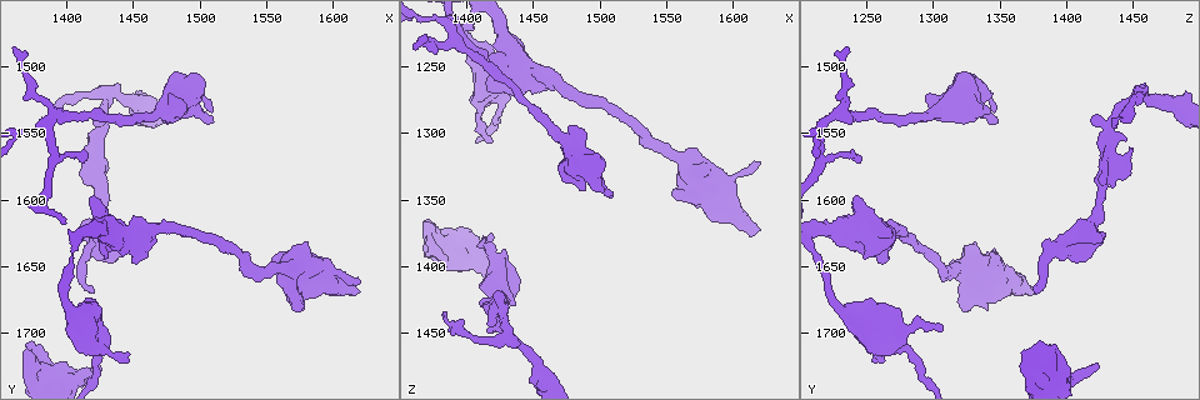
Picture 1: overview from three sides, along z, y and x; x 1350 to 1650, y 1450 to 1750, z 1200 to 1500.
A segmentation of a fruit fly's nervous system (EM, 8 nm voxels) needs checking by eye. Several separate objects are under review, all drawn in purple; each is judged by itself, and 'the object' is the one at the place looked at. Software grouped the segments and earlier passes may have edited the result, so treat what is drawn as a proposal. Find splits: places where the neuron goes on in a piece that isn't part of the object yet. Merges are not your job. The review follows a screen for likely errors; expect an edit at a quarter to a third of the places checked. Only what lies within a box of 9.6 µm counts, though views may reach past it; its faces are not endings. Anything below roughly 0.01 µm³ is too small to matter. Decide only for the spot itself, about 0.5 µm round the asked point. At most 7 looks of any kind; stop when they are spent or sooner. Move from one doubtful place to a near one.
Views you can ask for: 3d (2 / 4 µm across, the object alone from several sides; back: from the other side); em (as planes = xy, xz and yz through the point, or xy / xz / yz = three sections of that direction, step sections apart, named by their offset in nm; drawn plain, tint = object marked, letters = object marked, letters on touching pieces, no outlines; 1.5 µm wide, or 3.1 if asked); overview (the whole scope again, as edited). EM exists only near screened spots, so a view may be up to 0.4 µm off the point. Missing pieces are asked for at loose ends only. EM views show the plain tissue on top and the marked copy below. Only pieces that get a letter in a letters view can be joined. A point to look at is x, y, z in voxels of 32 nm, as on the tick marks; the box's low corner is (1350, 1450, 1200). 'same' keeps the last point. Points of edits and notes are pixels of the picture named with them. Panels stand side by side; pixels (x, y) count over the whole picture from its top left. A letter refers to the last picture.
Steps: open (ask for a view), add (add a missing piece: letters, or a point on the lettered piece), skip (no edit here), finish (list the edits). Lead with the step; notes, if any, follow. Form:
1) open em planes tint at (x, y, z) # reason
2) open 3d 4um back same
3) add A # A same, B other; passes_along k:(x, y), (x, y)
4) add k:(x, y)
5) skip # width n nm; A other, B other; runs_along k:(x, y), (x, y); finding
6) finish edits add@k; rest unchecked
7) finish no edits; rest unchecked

open em planes letters at (1382, 1546, 1436) # thin end

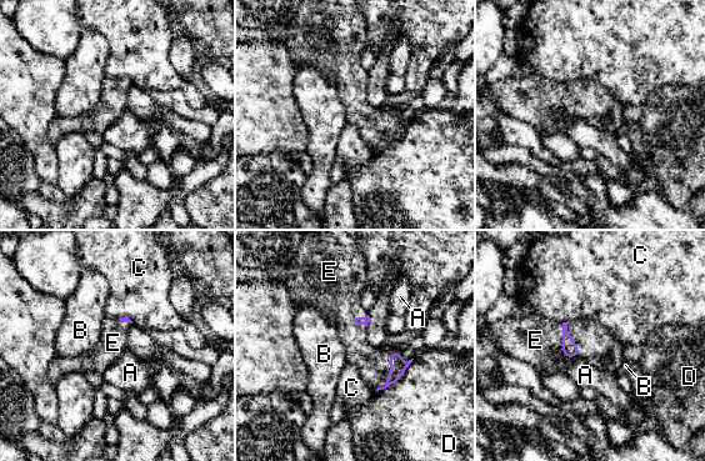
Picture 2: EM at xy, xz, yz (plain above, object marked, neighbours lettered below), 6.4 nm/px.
add E # A other, B other, C other, D other, E same; it goes on there

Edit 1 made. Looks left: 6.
open overview # see it whole again

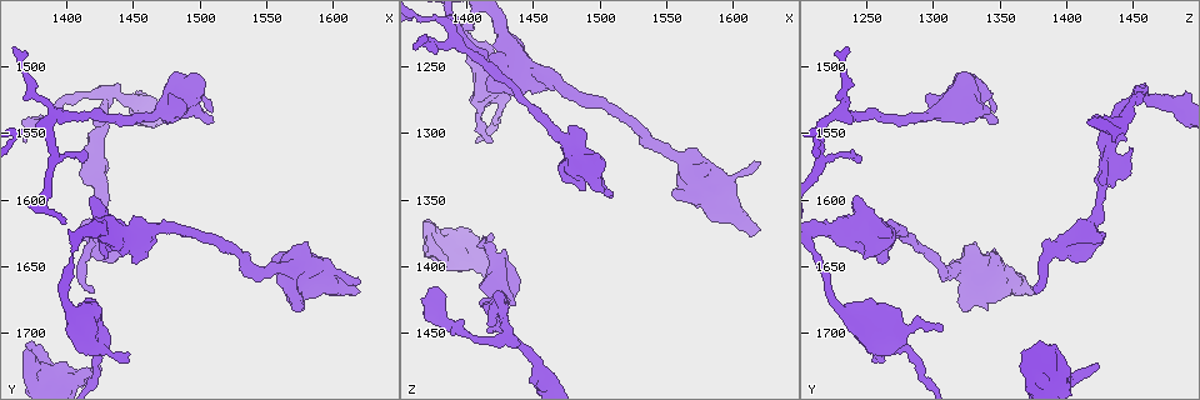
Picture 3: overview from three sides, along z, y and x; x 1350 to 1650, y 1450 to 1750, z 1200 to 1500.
open em xz step 4 tint at (1414, 1568, 1246) # tapers out

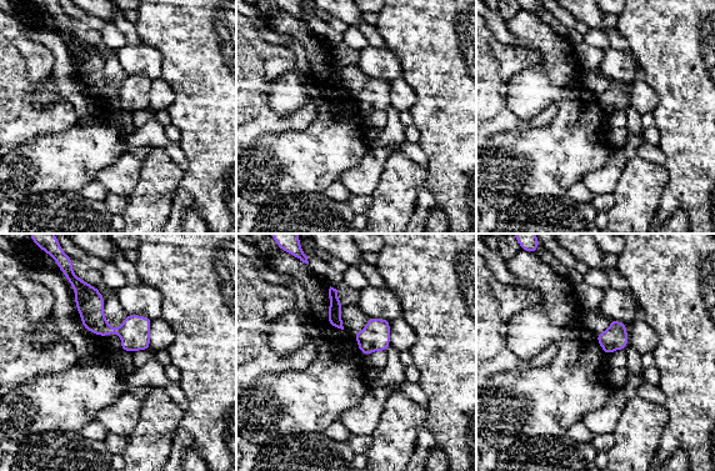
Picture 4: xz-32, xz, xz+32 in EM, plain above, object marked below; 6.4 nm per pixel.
open em planes tint same # another direction

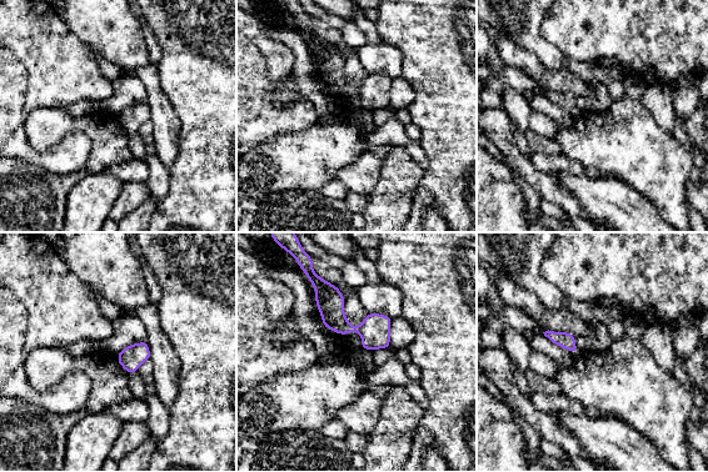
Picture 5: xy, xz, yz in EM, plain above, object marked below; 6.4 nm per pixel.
open em planes letters same

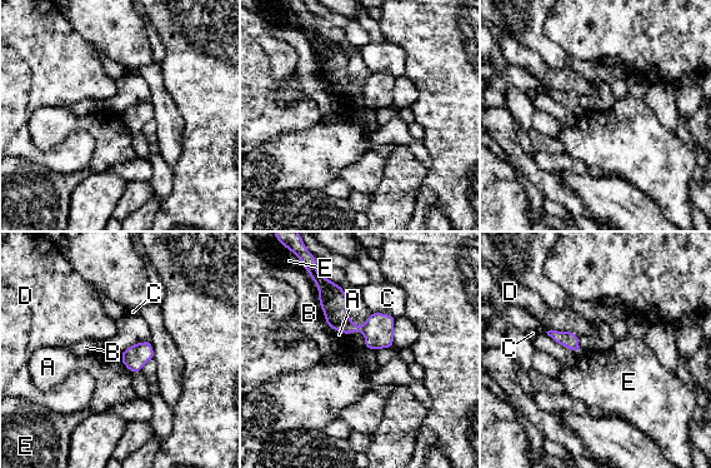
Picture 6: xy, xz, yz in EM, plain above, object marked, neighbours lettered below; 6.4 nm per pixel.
skip # A other, B other, C other, D other, E other; none of them fits

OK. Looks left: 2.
open 3d 4um at (1618, 1668, 1372) # thick end

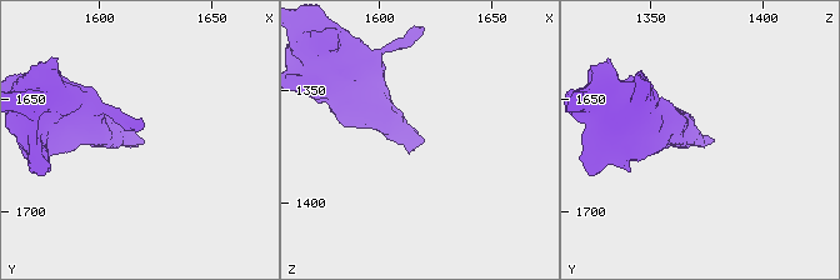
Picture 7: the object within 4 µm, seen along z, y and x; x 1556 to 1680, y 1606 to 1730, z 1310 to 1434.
open em planes letters at (1619, 1669, 1374)

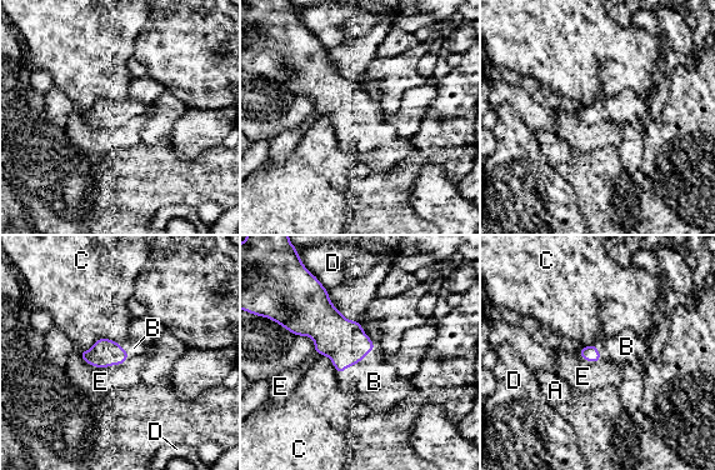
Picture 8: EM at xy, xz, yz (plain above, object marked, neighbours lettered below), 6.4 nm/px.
add B # A other, B same, C other, D other, E other; the neuron continues

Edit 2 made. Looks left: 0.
finish edits add@2, add@8; rest unchecked

